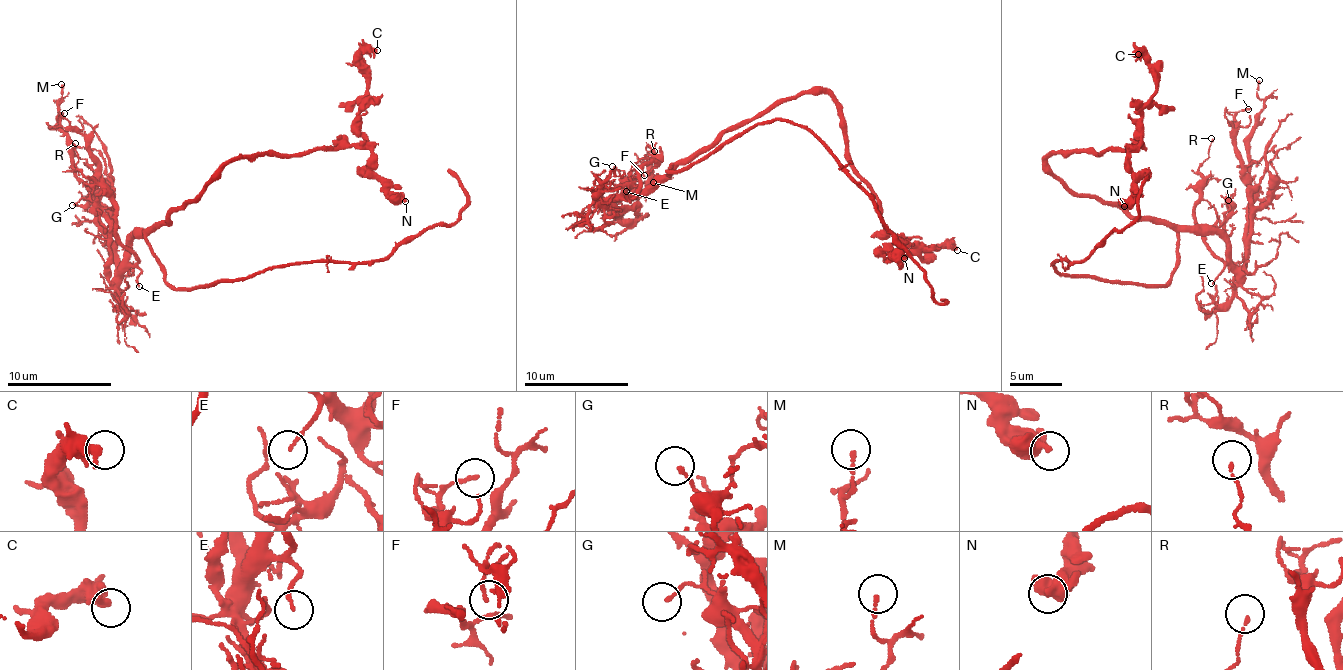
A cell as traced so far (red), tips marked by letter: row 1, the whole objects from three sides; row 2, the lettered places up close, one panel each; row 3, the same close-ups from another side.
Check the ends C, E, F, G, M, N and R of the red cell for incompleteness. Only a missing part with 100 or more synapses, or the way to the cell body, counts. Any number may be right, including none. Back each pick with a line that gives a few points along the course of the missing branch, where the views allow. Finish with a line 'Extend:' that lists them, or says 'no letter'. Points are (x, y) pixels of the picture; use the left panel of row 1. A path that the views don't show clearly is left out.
Extend: no letter

